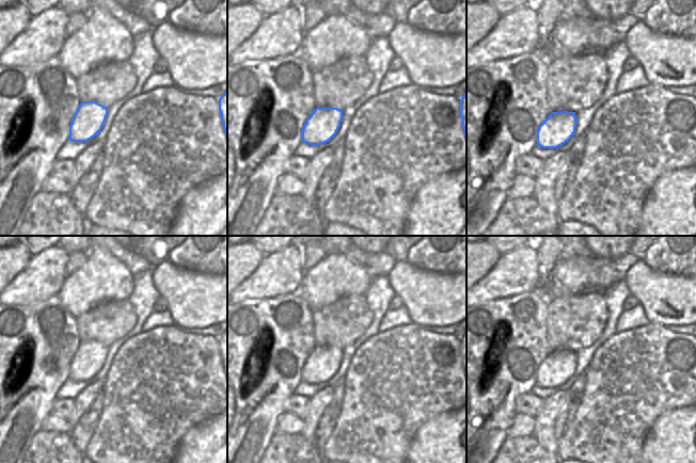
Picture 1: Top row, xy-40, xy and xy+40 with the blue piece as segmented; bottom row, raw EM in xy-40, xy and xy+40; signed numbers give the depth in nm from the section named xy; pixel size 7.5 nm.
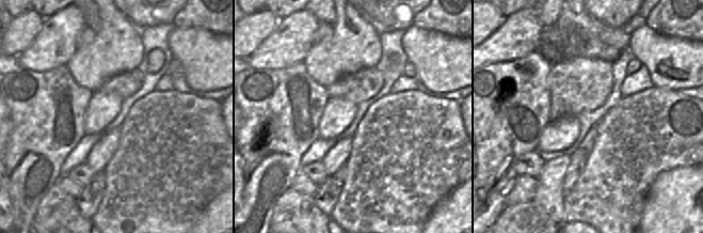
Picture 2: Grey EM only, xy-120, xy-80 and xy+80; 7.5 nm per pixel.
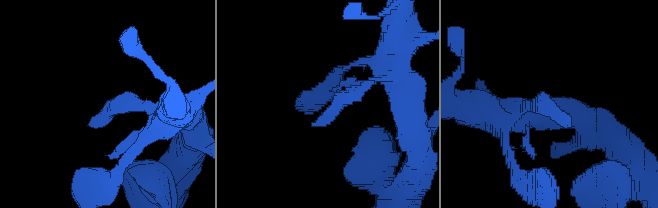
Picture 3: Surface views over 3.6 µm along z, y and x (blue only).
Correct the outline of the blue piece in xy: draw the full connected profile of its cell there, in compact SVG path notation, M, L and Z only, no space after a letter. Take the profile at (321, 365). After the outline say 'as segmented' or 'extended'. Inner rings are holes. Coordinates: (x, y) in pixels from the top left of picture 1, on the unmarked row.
M316 347L302 367L302 381L318 385L332 379L343 358L343 349Z; as segmented

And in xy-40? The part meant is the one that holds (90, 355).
M96 340L81 341L72 358L68 379L88 381L99 372L107 354L107 346Z; as segmented

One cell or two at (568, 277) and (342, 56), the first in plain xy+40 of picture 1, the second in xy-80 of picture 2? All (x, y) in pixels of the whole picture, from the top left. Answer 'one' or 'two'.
one

